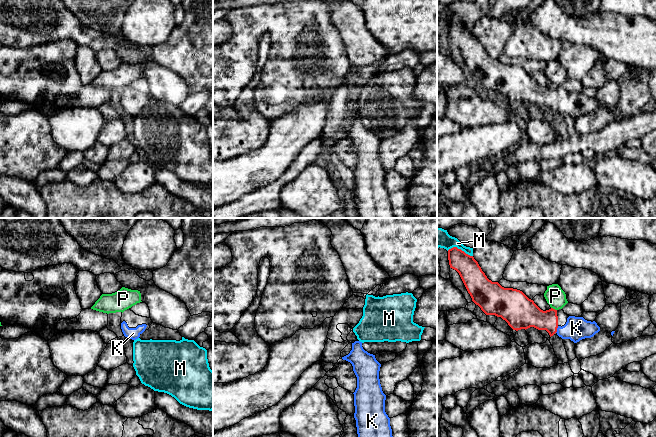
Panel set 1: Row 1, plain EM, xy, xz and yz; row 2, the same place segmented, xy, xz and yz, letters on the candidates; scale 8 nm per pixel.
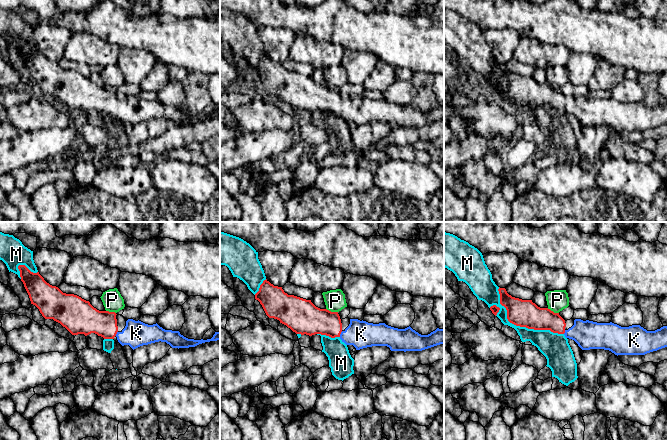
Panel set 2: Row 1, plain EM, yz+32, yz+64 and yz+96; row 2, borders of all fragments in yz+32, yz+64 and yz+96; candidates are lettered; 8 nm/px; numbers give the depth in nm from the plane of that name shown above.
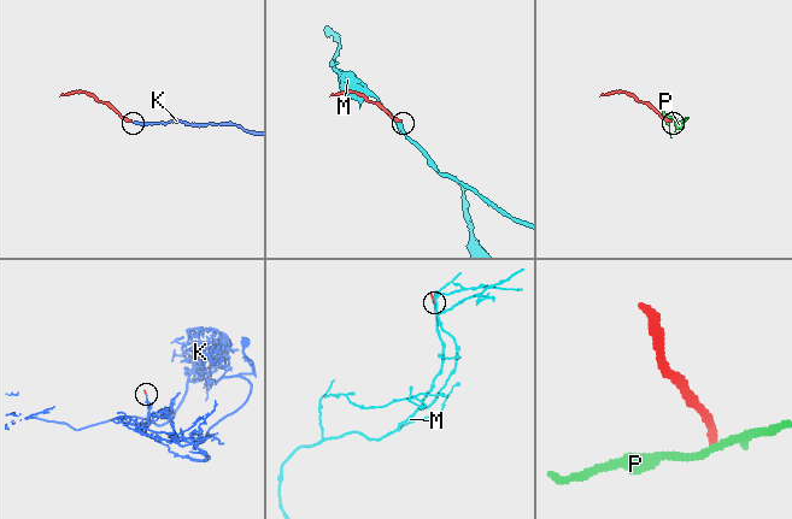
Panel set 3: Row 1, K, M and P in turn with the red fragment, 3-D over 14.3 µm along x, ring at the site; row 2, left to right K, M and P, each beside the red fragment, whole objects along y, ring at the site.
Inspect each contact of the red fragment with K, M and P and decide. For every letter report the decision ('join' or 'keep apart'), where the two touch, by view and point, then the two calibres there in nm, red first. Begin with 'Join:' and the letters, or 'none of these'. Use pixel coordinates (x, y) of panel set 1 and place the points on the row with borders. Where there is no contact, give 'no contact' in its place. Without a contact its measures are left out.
Join: K
K: join | yz (556, 329) | 190/190 nm
M: keep apart | yz (460, 249) | 180/160 nm
P: keep apart | yz (554, 309) | 240/160 nm

